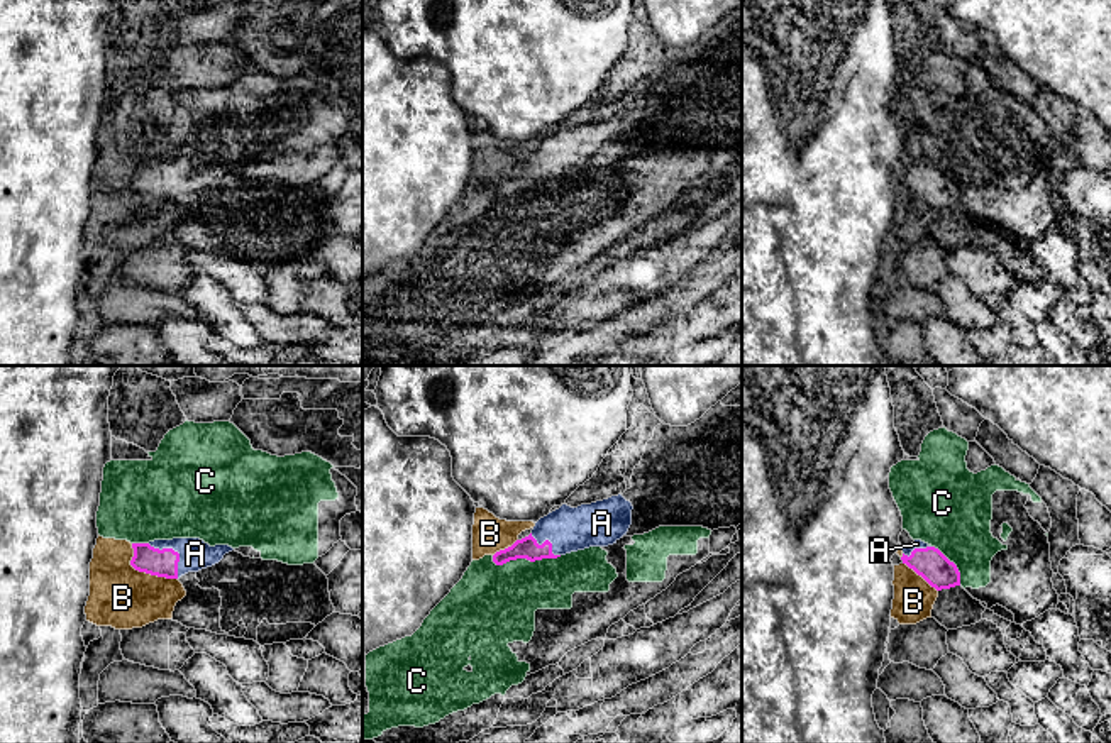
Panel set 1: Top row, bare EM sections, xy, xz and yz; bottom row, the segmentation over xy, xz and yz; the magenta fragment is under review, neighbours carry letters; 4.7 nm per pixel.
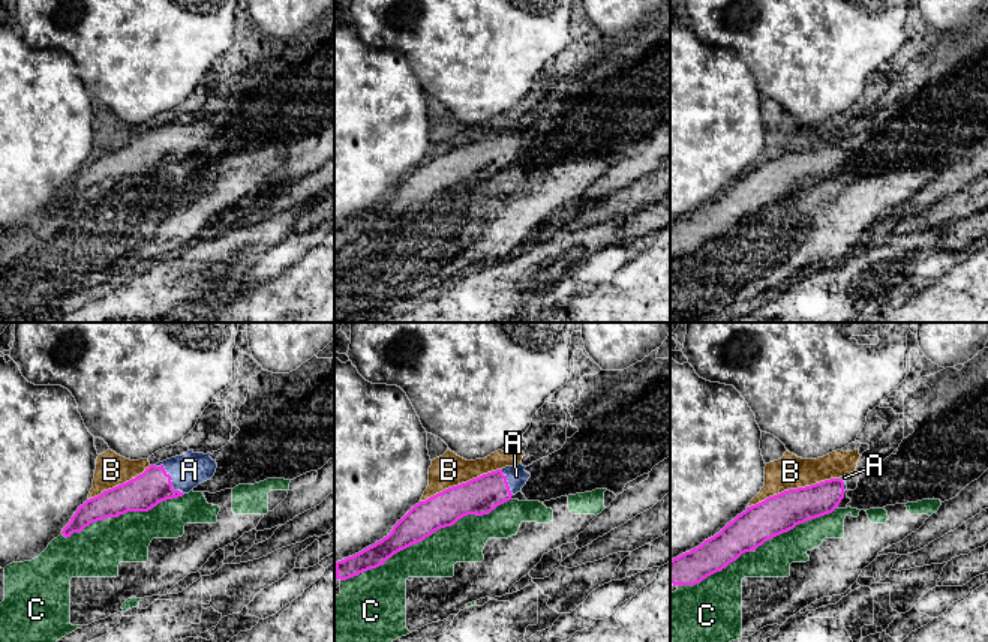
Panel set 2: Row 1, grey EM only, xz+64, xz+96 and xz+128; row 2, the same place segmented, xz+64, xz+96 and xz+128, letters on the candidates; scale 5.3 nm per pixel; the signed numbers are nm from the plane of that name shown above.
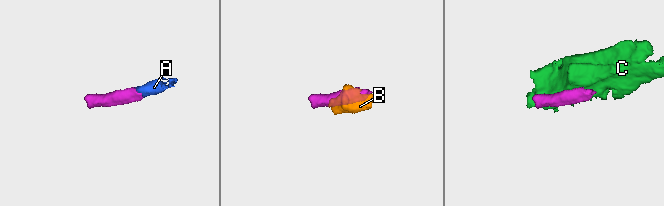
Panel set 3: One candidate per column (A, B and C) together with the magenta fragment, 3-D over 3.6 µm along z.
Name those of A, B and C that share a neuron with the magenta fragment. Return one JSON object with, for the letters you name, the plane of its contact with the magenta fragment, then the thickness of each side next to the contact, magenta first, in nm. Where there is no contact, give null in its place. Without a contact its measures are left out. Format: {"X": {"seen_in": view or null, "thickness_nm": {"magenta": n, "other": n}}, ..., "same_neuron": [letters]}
{"A": {"seen_in": "xy", "thickness_nm": {"magenta": 130, "other": 150}}, "same_neuron": ["A"]}

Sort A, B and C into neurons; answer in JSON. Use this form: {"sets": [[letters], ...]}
{"sets": [["A"], ["B"], ["C"]]}

